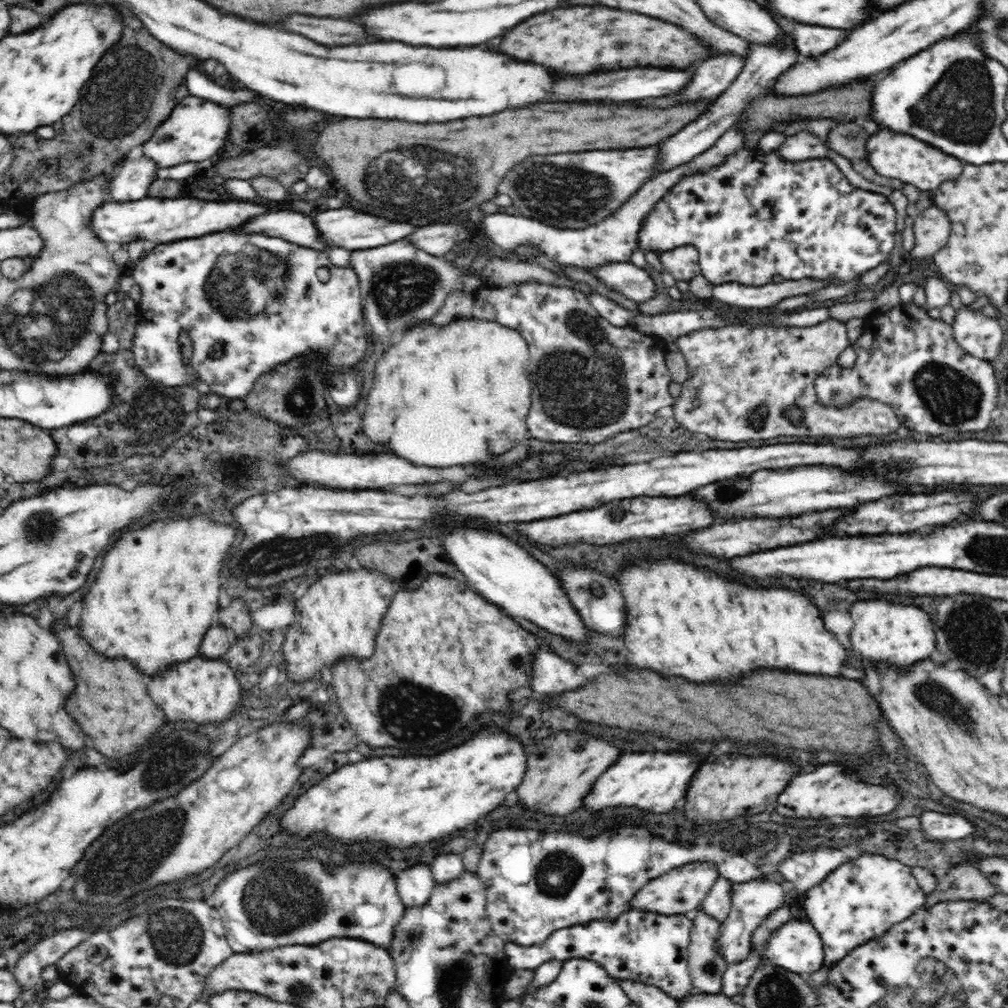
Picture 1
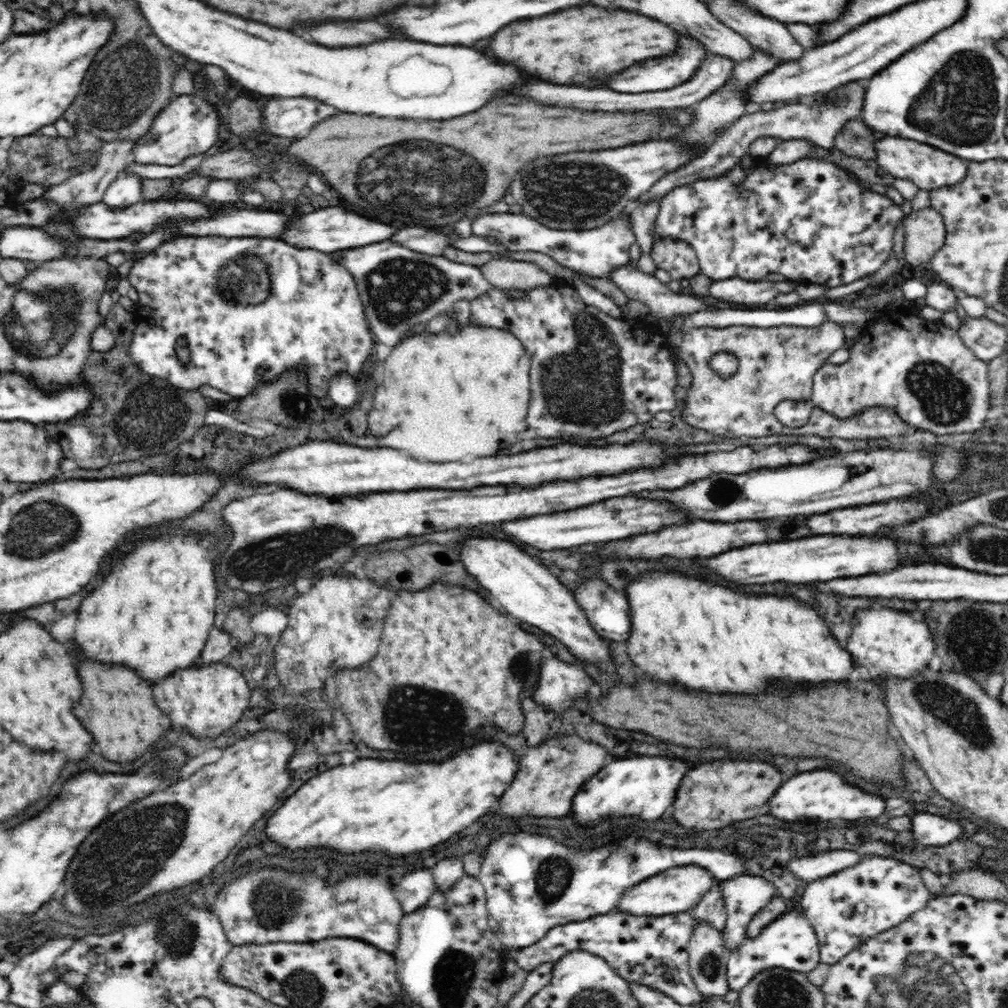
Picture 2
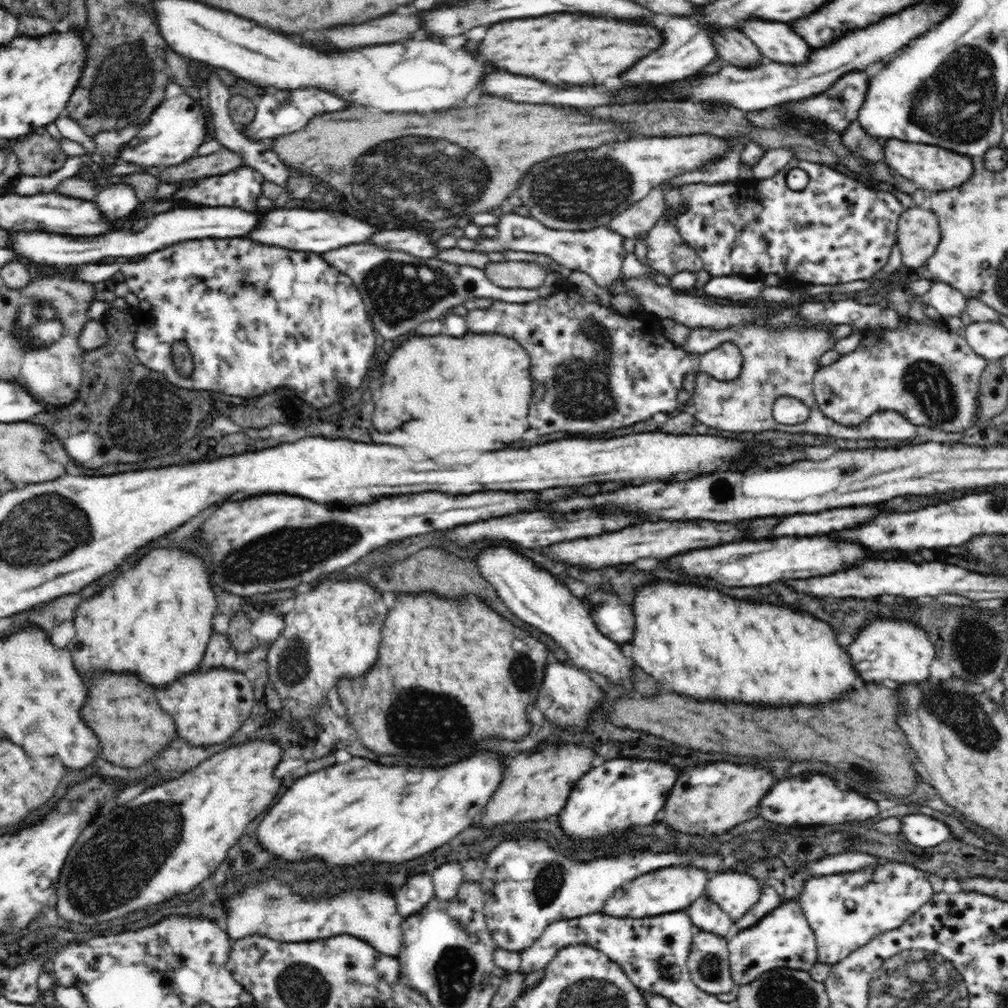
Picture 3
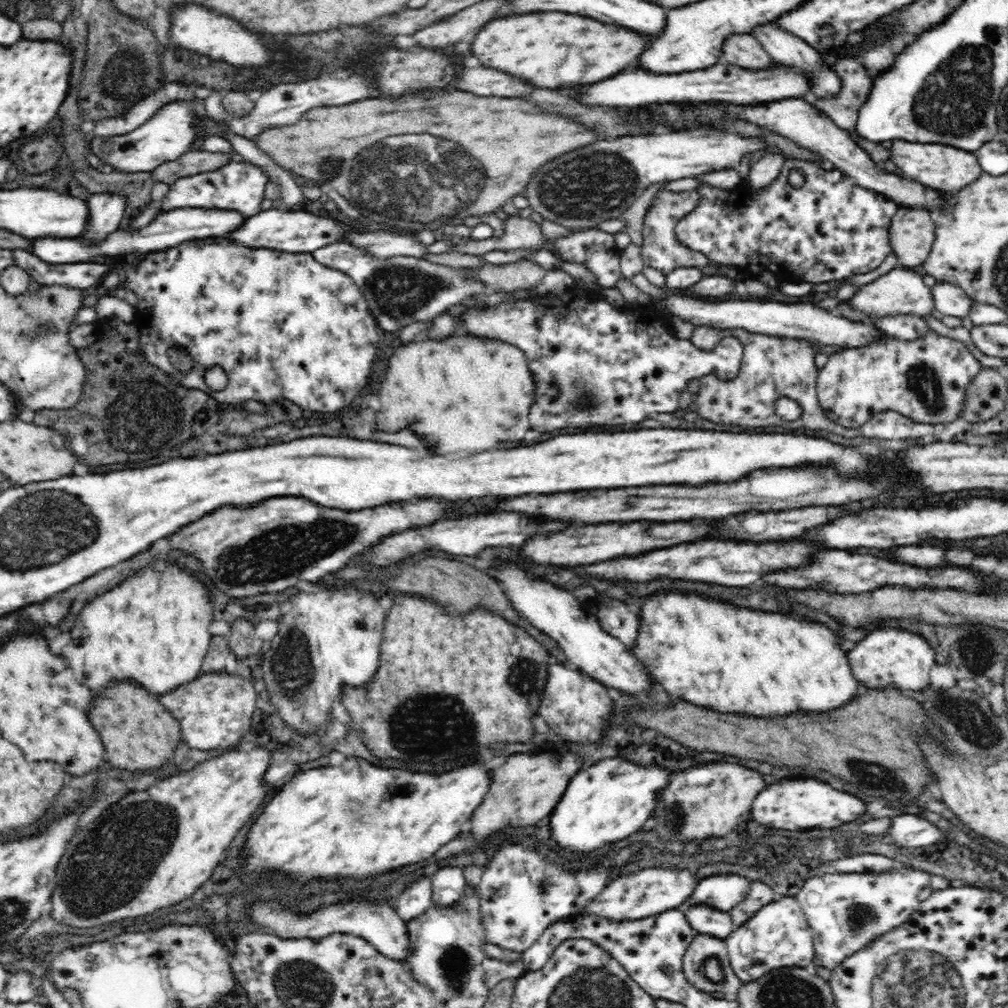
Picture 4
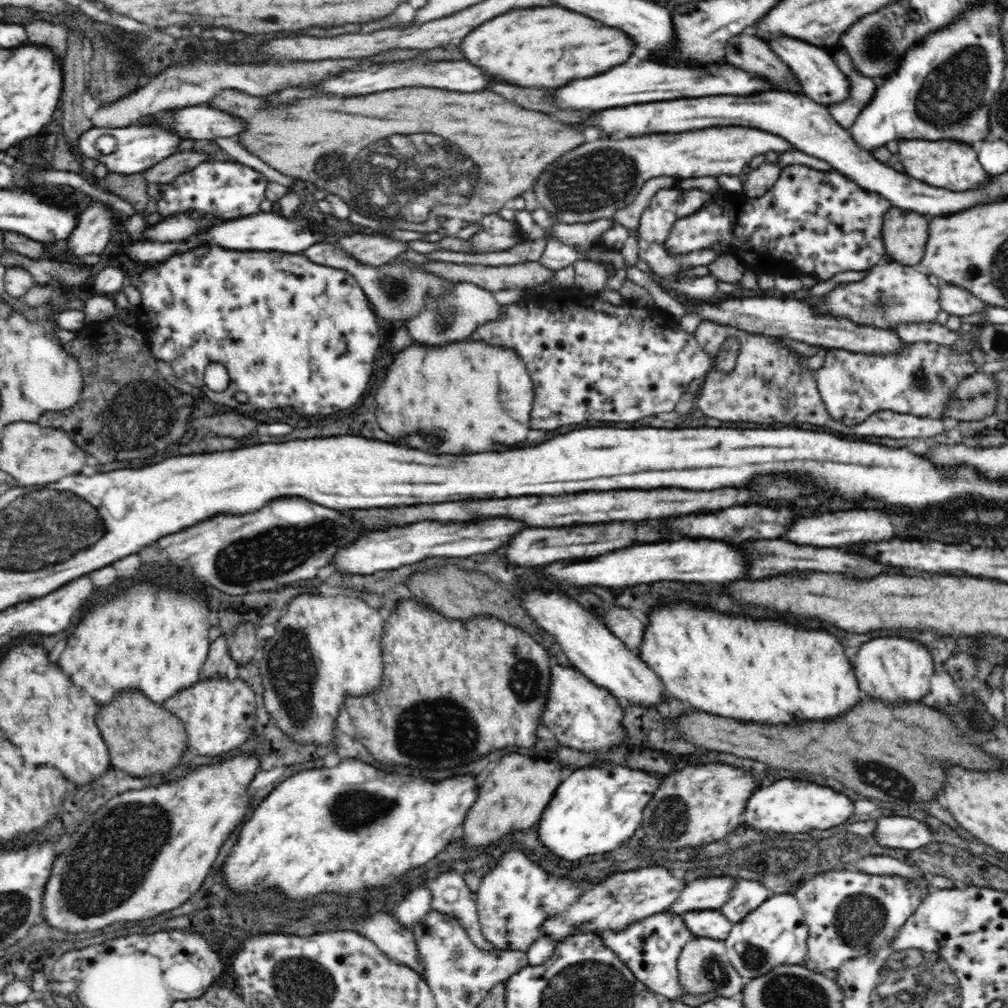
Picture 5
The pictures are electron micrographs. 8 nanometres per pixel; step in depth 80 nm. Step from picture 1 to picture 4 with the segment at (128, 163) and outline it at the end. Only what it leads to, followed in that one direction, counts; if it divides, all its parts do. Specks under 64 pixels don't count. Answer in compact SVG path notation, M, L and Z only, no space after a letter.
M120 193L92 194L87 200L90 218L86 230L78 236L88 243L103 241L109 234L121 228L124 210L128 206L126 197Z

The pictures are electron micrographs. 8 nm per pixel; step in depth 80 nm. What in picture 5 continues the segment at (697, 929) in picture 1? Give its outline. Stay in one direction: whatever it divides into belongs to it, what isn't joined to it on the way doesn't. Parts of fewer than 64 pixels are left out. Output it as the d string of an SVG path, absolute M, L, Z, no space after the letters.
M696 937L688 942L678 956L678 981L688 994L699 995L716 992L718 997L740 998L742 1000L744 980L731 965L725 943L708 937Z

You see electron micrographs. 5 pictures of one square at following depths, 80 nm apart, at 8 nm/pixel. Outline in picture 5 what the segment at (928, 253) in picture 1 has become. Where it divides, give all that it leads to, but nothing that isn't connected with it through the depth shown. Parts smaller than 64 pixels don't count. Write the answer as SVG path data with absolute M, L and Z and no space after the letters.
M891 207L884 216L882 241L889 260L919 267L928 242L926 215Z

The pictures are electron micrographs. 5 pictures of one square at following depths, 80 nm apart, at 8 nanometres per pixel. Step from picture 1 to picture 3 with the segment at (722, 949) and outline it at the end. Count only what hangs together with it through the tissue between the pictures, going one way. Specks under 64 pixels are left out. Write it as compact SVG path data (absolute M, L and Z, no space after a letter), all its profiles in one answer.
M734 870L711 875L704 896L714 900L736 924L758 903L762 888L763 884L758 879Z

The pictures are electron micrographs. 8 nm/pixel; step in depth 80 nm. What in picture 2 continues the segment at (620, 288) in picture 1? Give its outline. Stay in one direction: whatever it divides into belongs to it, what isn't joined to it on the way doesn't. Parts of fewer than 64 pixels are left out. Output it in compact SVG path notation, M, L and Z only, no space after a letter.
M634 263L614 268L613 271L609 272L609 279L614 281L616 286L619 286L623 290L628 299L643 302L648 306L649 314L658 318L669 319L678 315L694 314L694 312L704 309L714 309L714 307L706 305L697 296L692 297L691 295L683 295L680 292L674 293L670 291L667 285L658 281L654 275L652 276L637 269Z

